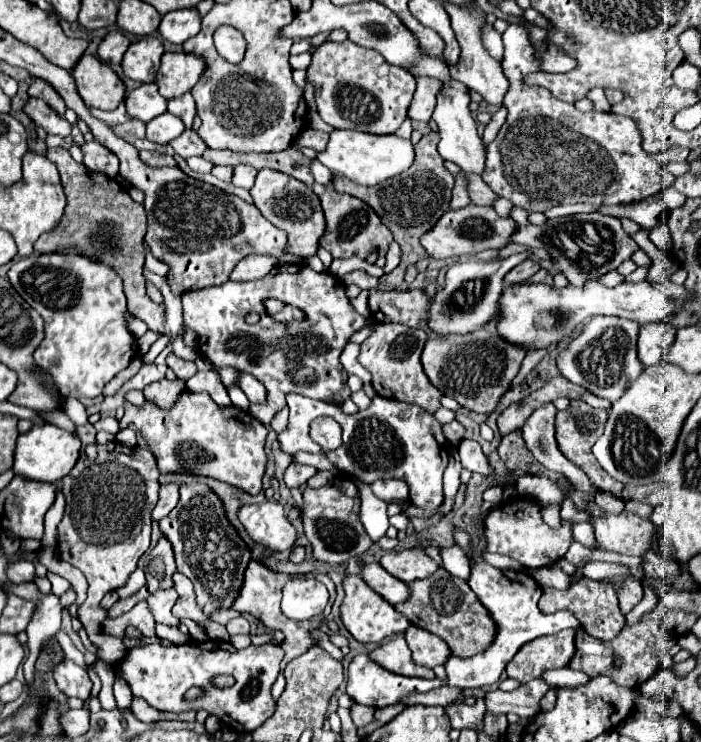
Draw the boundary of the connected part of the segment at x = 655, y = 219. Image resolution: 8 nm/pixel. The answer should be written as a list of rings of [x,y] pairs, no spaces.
[[[662,191],[638,201],[638,203],[630,203],[630,205],[618,205],[618,207],[600,207],[598,213],[606,213],[606,215],[614,215],[618,219],[626,217],[634,223],[638,223],[642,229],[652,231],[660,221],[664,221],[666,215],[666,205],[662,201]]]

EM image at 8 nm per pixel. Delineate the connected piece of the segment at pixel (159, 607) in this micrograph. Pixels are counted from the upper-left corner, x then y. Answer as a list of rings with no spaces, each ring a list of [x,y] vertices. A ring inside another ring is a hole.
[[[176,589],[154,591],[154,593],[146,599],[150,611],[152,611],[154,617],[156,617],[156,623],[170,625],[170,627],[178,627],[178,625],[180,625],[180,621],[172,615],[172,605],[176,603],[176,599],[178,599]]]

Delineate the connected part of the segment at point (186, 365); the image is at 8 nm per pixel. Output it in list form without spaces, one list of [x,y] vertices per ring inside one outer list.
[[[168,355],[166,363],[168,363],[168,367],[176,373],[178,379],[184,379],[184,381],[186,381],[186,379],[190,379],[190,377],[196,373],[196,365],[194,365],[194,363],[184,361],[184,359],[176,357],[176,355]]]

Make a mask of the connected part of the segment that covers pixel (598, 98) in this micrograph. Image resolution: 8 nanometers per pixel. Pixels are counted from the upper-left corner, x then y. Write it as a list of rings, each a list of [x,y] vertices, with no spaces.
[[[602,87],[592,89],[586,97],[592,101],[594,111],[600,111],[600,113],[608,113],[608,111],[610,111],[610,103],[606,101],[606,97],[604,97],[604,89],[602,89]]]

